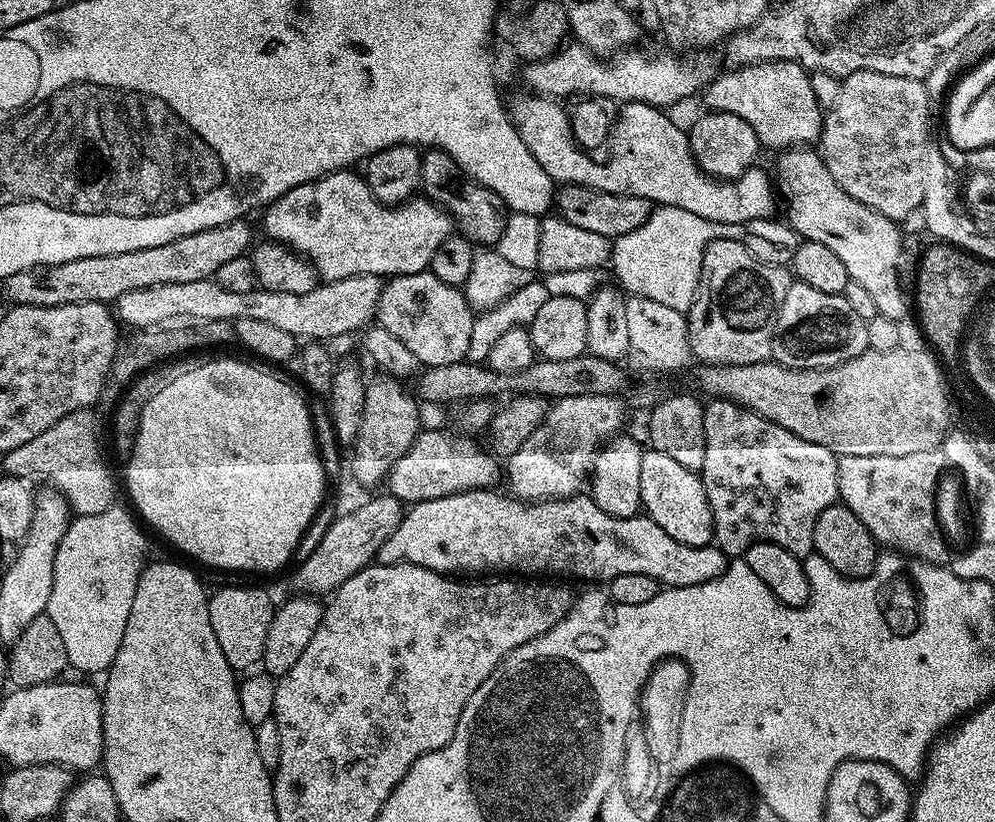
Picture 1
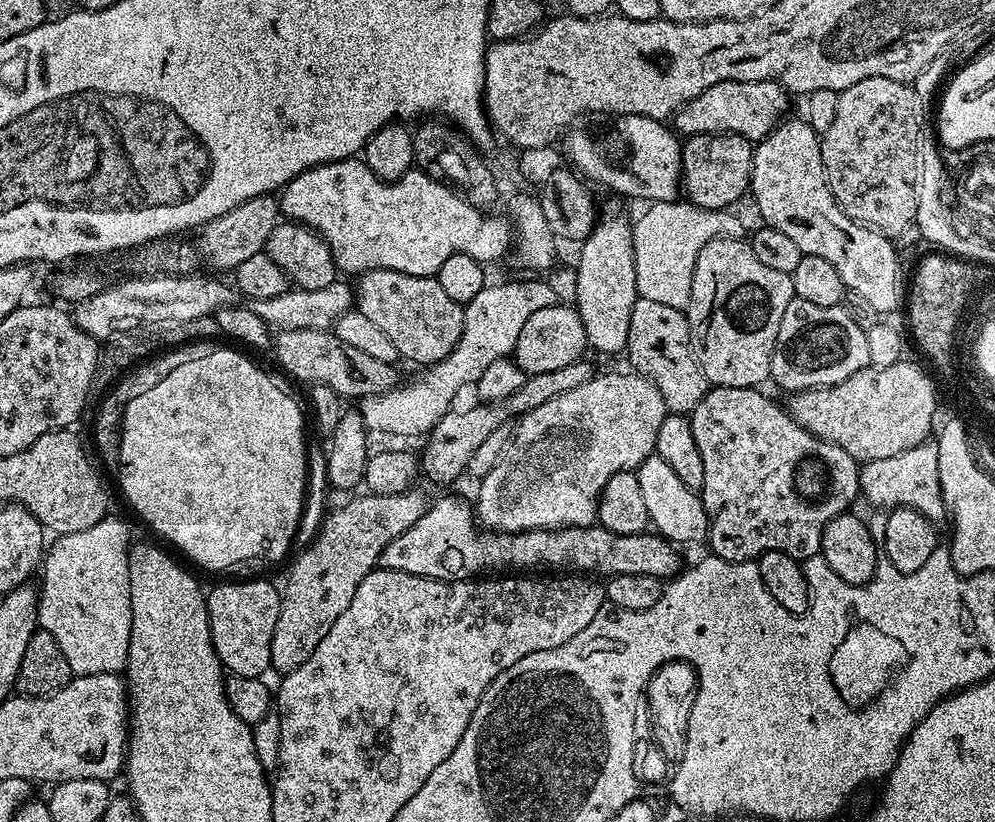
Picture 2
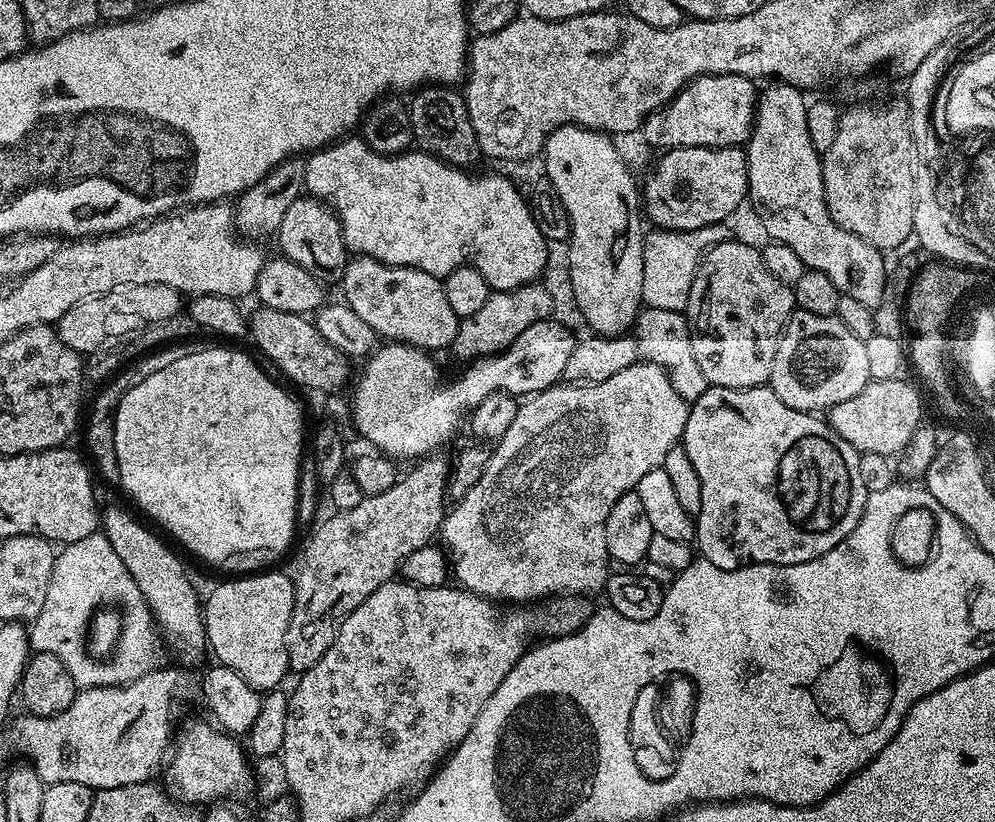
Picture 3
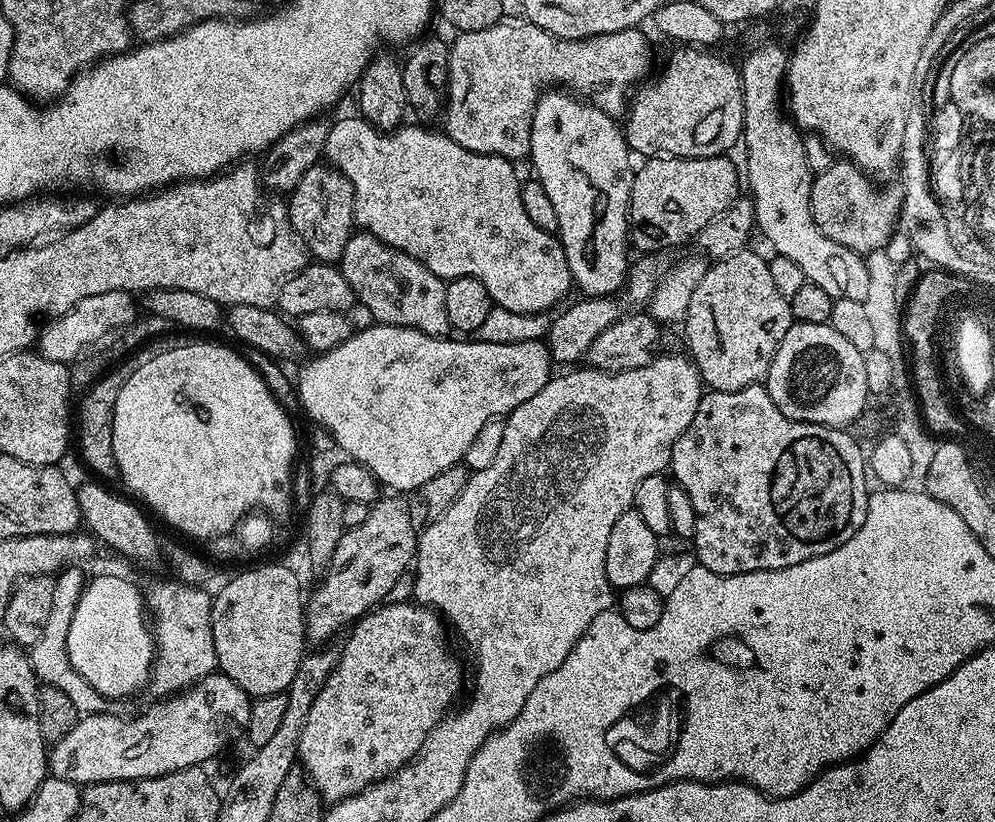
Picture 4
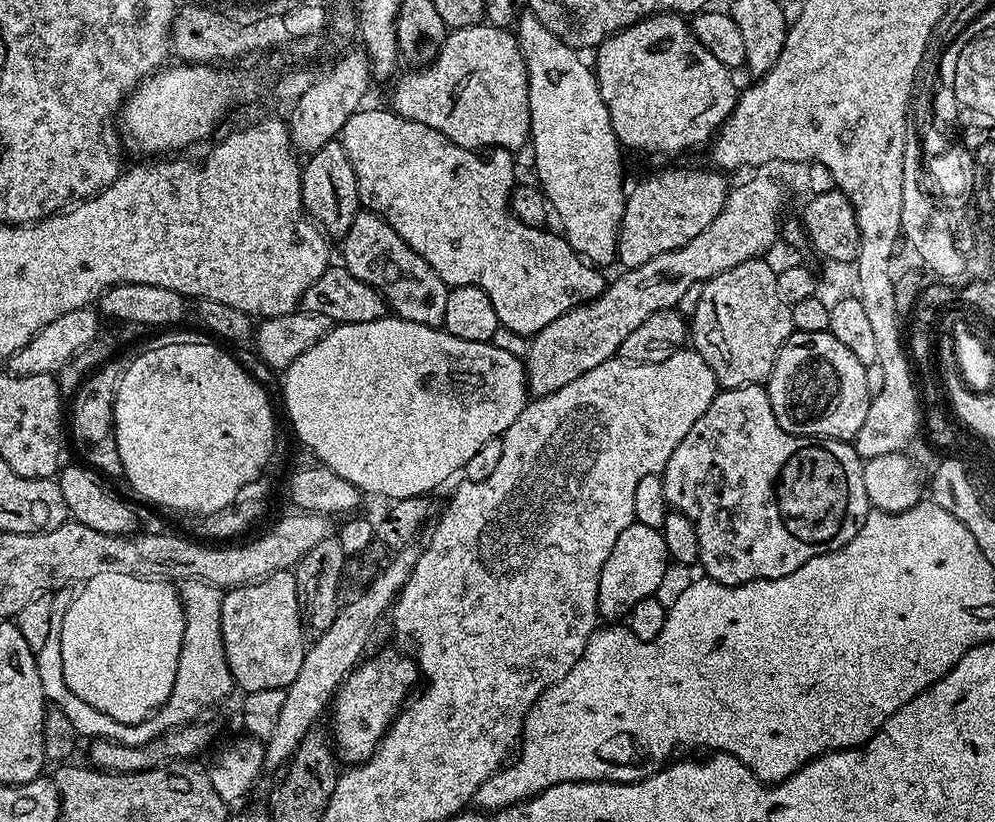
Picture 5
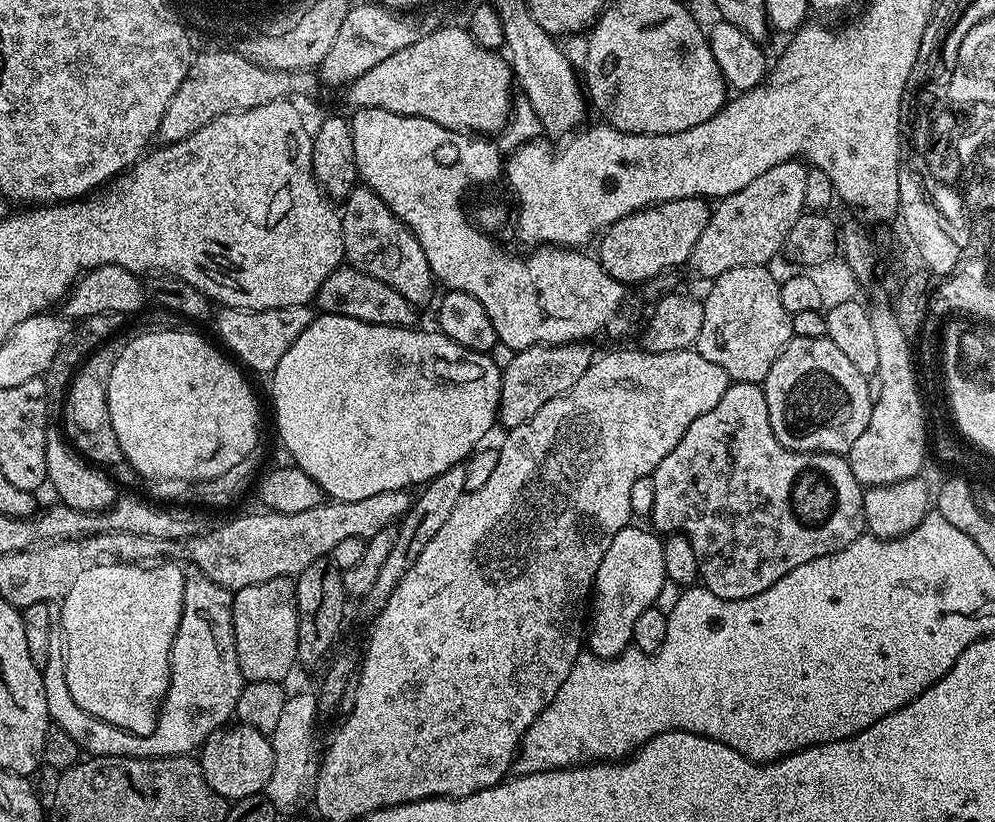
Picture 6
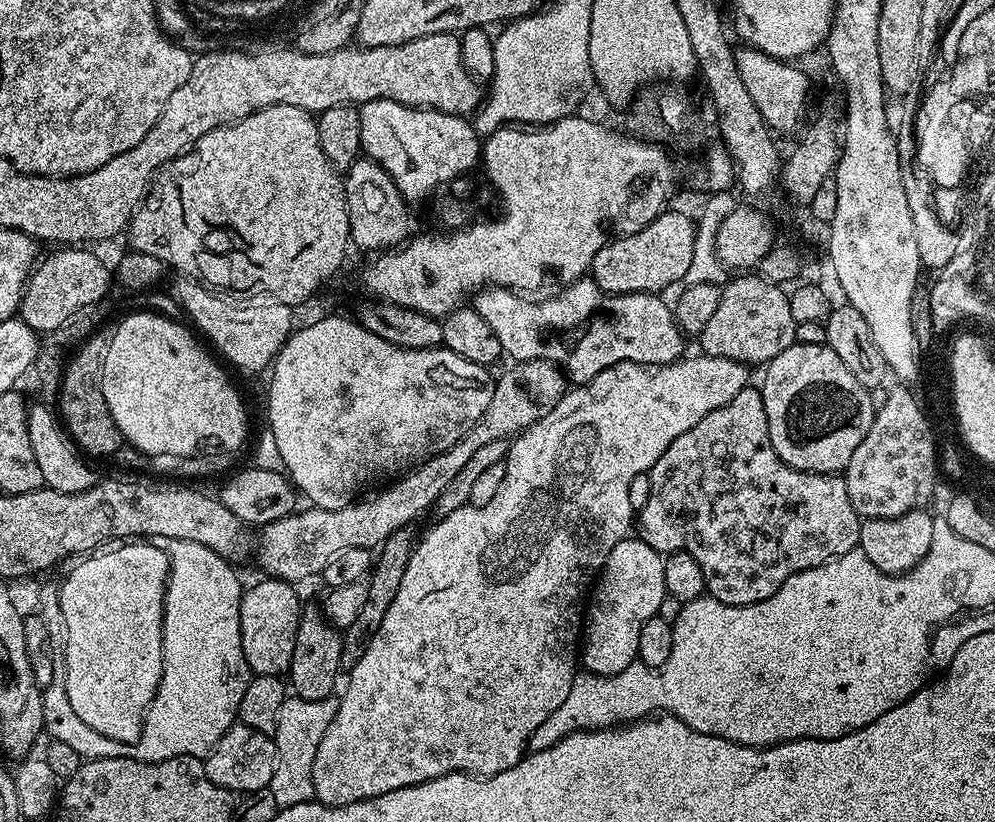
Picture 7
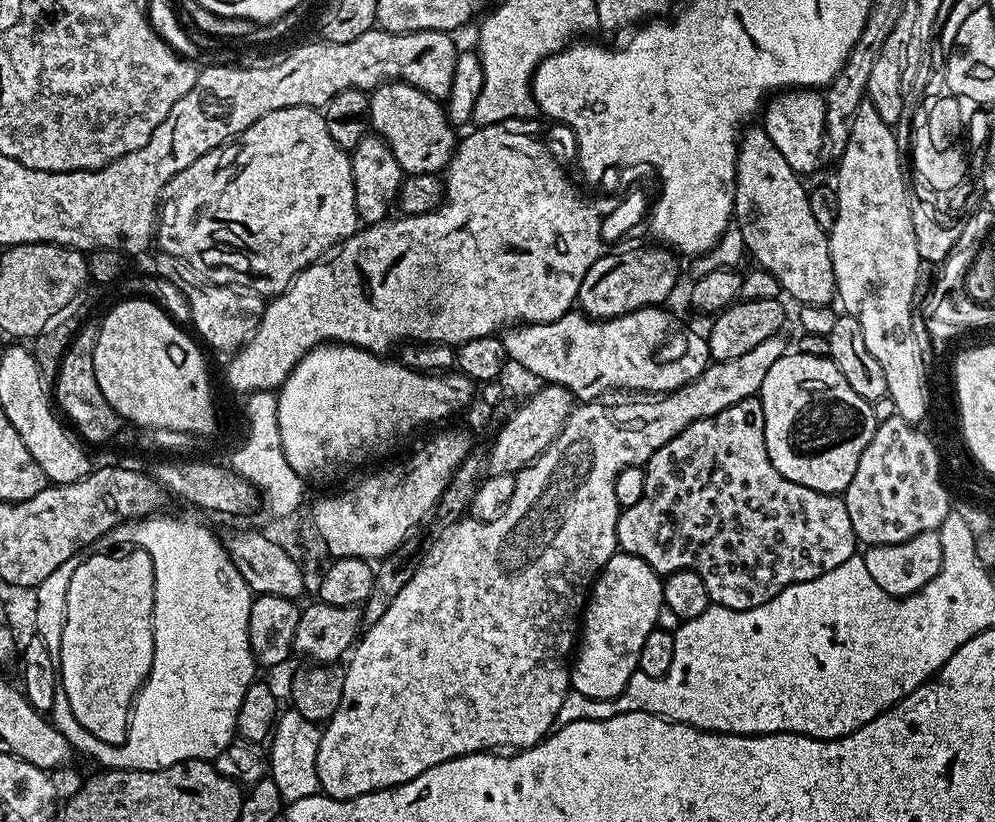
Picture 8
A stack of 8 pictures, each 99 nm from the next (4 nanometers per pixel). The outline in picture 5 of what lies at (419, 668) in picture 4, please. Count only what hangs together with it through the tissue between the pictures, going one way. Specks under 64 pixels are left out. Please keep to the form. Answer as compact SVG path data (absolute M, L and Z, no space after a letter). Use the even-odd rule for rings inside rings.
M383 650L376 656L361 659L349 672L337 688L330 705L330 736L339 759L345 765L361 764L374 754L381 738L387 734L388 728L413 695L417 684L418 669L415 659L411 655L403 656L400 652L390 650Z

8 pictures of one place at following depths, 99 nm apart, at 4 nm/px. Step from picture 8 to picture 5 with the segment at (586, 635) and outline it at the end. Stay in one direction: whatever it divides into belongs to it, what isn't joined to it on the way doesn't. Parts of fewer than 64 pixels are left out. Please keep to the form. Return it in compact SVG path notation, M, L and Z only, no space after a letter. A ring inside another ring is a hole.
M632 523L618 534L618 542L614 542L614 550L610 550L610 558L606 558L606 566L602 566L602 578L598 582L598 612L605 621L620 622L627 617L628 609L633 608L642 598L655 596L658 582L662 582L662 574L666 574L669 566L666 542L658 528Z

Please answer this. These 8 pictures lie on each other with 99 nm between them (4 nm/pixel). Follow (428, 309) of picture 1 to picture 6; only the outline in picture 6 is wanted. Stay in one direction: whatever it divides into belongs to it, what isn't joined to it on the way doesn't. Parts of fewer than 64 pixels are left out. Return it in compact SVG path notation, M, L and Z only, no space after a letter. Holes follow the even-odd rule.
M353 187L352 193L342 202L340 221L344 259L351 267L362 270L362 274L370 274L370 278L386 282L386 286L394 286L406 302L417 306L431 302L432 291L438 288L438 281L432 275L430 262L426 262L426 254L422 254L418 238L414 238L412 231L396 217L382 198L378 198L378 194L374 194L374 190Z

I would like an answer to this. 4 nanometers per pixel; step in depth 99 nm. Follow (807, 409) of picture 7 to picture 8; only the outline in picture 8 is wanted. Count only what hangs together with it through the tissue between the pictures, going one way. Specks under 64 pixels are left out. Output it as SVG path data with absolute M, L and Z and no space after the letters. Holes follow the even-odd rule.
M789 350L782 358L778 358L778 362L774 362L774 366L770 366L758 399L764 415L766 454L770 462L774 462L774 470L778 470L782 478L798 482L798 486L810 486L810 490L831 496L843 494L846 486L850 486L850 478L854 478L854 470L858 470L858 458L862 458L862 450L866 450L874 438L878 422L874 418L871 403L861 398L850 382L842 378L842 370L838 370L838 366L834 366L827 356Z

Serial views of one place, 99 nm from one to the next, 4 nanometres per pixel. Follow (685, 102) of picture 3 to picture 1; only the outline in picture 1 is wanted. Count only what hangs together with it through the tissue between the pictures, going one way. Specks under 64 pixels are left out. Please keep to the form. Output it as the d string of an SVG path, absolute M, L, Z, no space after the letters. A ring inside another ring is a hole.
M763 60L757 64L741 64L738 68L724 70L714 80L703 89L703 107L714 112L738 114L738 118L750 122L765 149L802 148L819 141L824 112L818 106L818 98L814 98L810 73L801 64L793 60Z

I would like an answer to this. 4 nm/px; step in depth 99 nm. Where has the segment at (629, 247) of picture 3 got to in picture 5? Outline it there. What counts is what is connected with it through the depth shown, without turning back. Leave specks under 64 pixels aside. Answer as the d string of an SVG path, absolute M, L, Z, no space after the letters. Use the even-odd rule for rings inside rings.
M524 10L517 15L514 25L514 35L520 43L520 49L524 55L526 62L526 70L528 71L528 105L530 106L530 146L534 150L534 158L531 163L536 167L535 179L538 181L538 187L544 192L544 197L548 199L551 211L560 219L562 235L568 241L570 247L574 249L579 256L583 256L590 264L597 266L605 266L604 264L613 263L616 260L616 243L620 241L620 223L624 217L624 202L626 199L626 187L624 188L624 164L620 161L620 152L622 153L622 145L620 139L614 134L614 126L610 122L610 110L606 106L606 102L602 102L602 94L600 87L596 81L595 71L583 60L581 53L577 49L571 48L566 42L562 42L562 38L558 38L550 30L546 30L546 26L542 26L542 22L538 22L538 18L531 10Z

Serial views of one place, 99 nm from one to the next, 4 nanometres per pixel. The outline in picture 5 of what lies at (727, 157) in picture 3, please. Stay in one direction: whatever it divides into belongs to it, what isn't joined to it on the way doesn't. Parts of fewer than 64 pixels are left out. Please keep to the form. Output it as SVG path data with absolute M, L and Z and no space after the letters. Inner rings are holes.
M672 168L669 172L656 172L627 193L620 241L616 243L616 260L621 269L637 268L642 262L650 262L650 258L658 258L658 254L686 246L690 238L698 238L698 234L718 218L730 184L724 181L723 171L708 168Z

